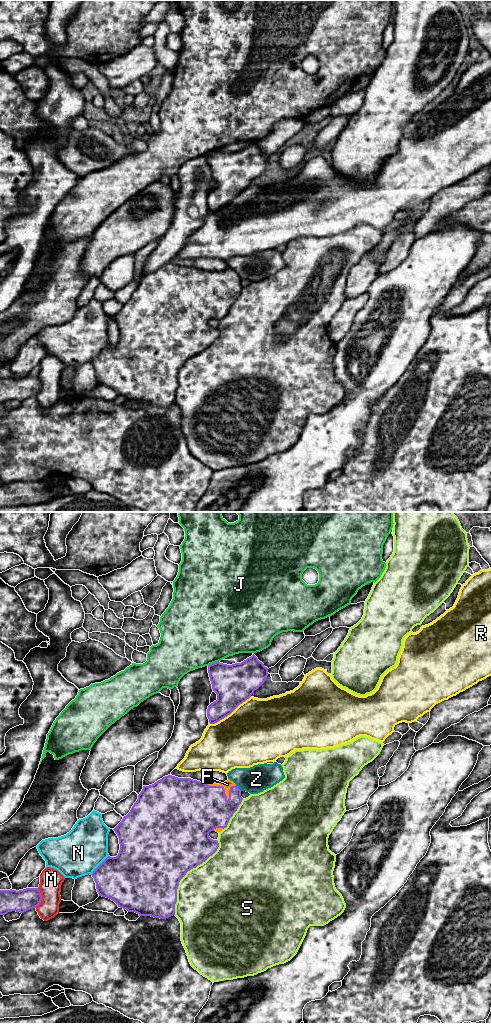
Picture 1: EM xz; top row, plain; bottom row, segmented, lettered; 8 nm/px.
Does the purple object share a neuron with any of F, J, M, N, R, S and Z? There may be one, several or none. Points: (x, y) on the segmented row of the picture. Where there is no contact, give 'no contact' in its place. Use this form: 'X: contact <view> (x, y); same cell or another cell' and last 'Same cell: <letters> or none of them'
F: contact xz (224, 790); same cell
J: contact xz (213, 663); another cell
M: contact xz (41, 898); another cell
N: contact xz (99, 865); another cell
R: contact xz (229, 714); another cell
S: contact xz (185, 874); another cell
Z: contact xz (238, 787); another cell
Same cell: F

